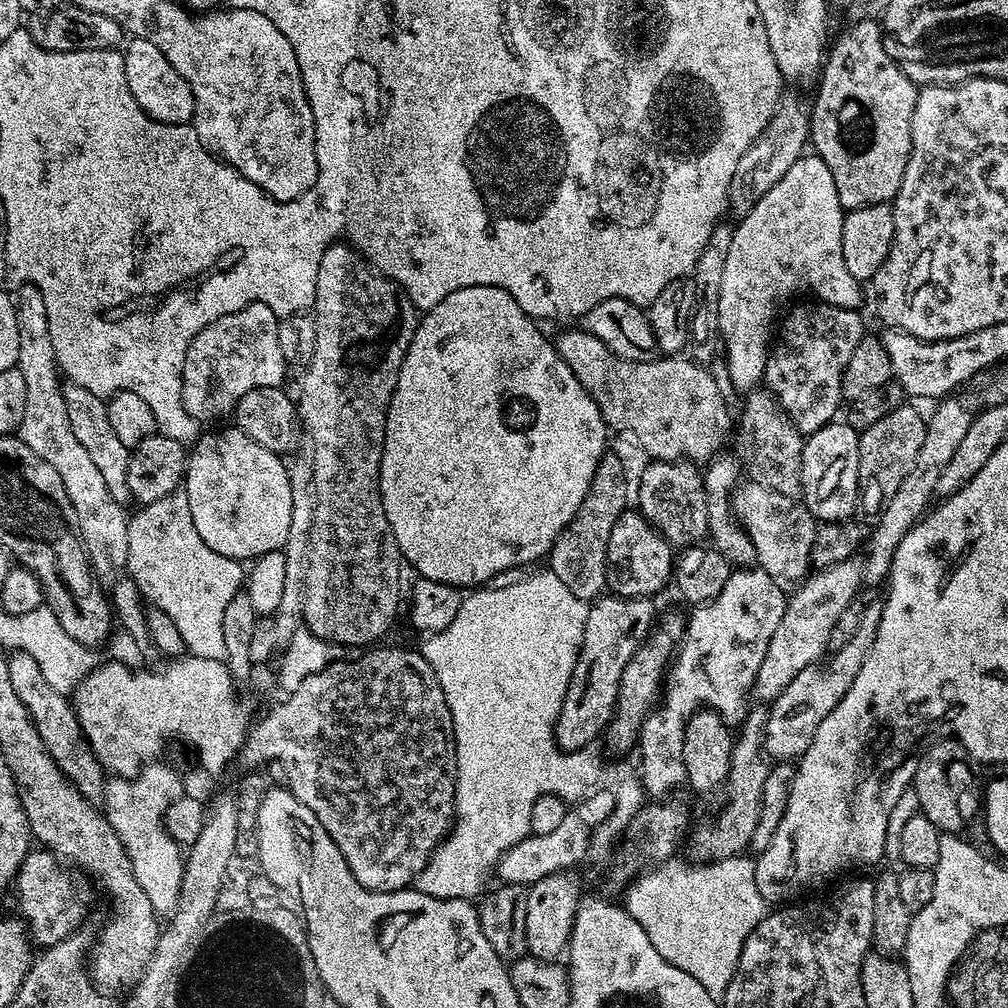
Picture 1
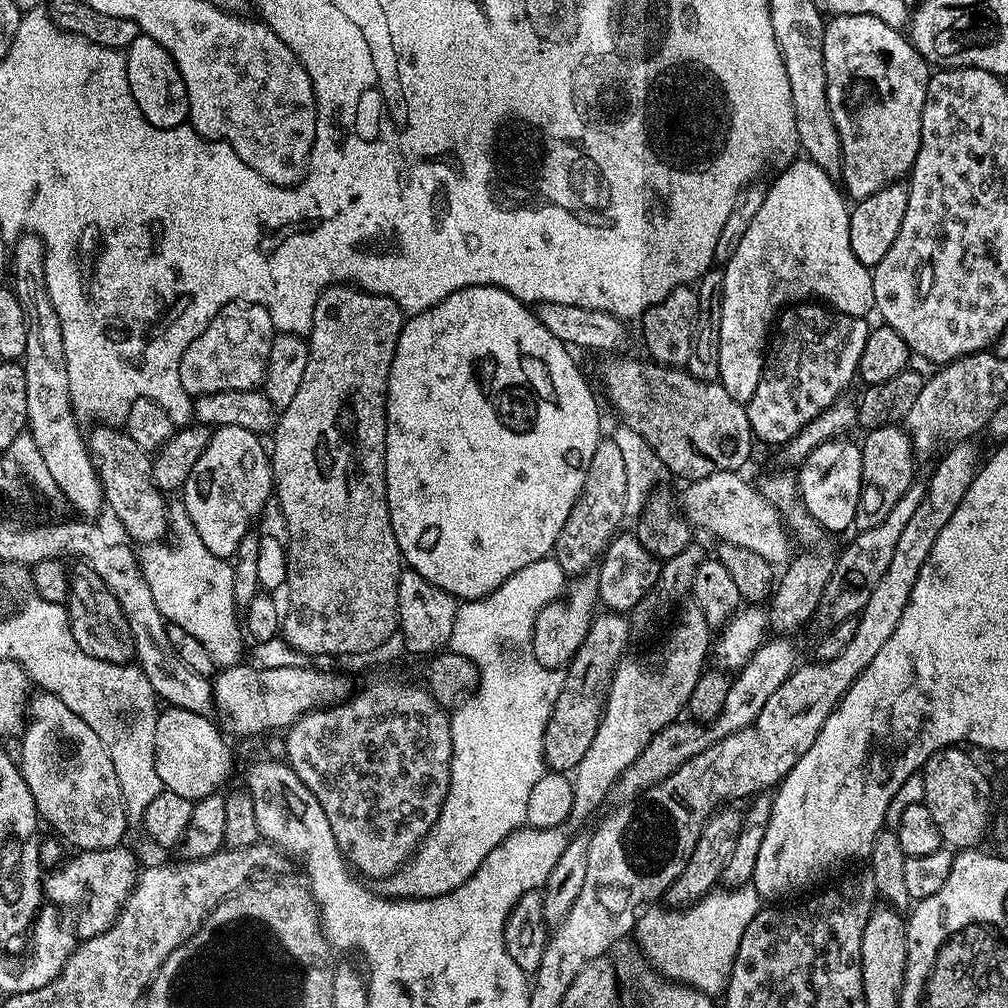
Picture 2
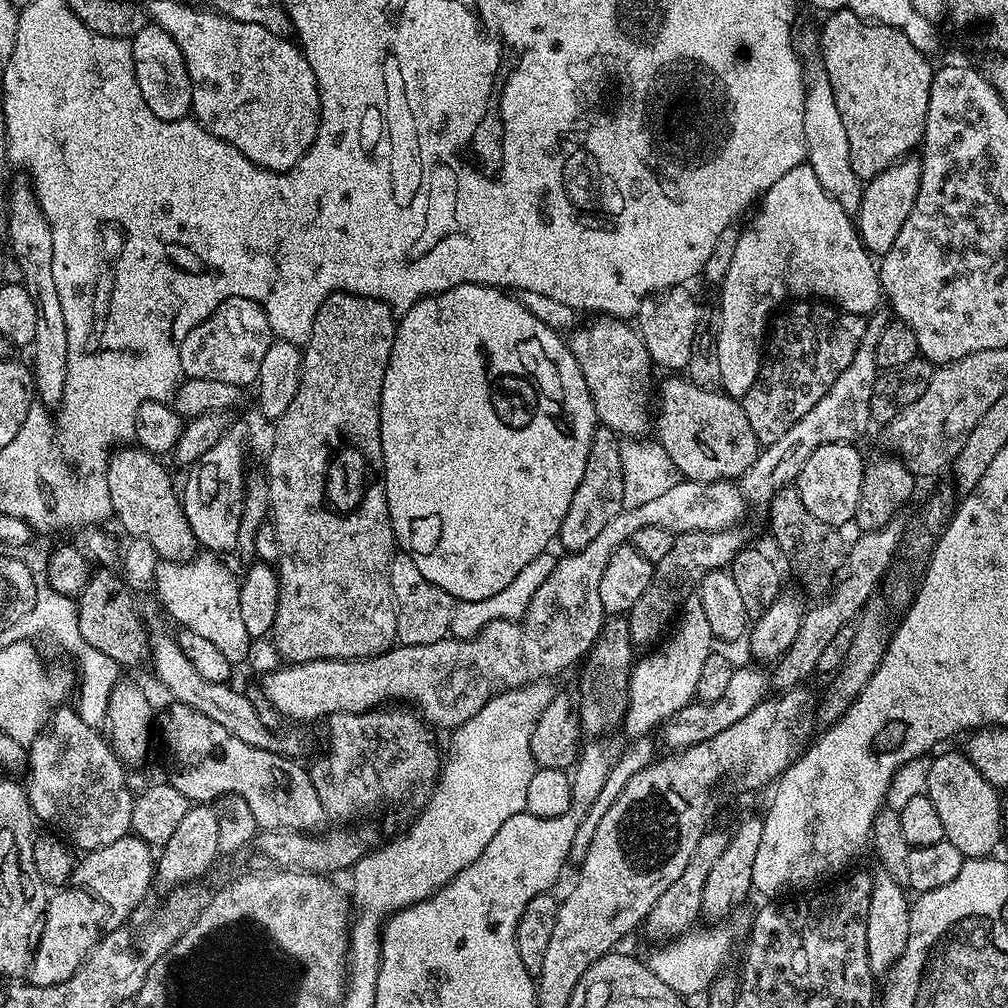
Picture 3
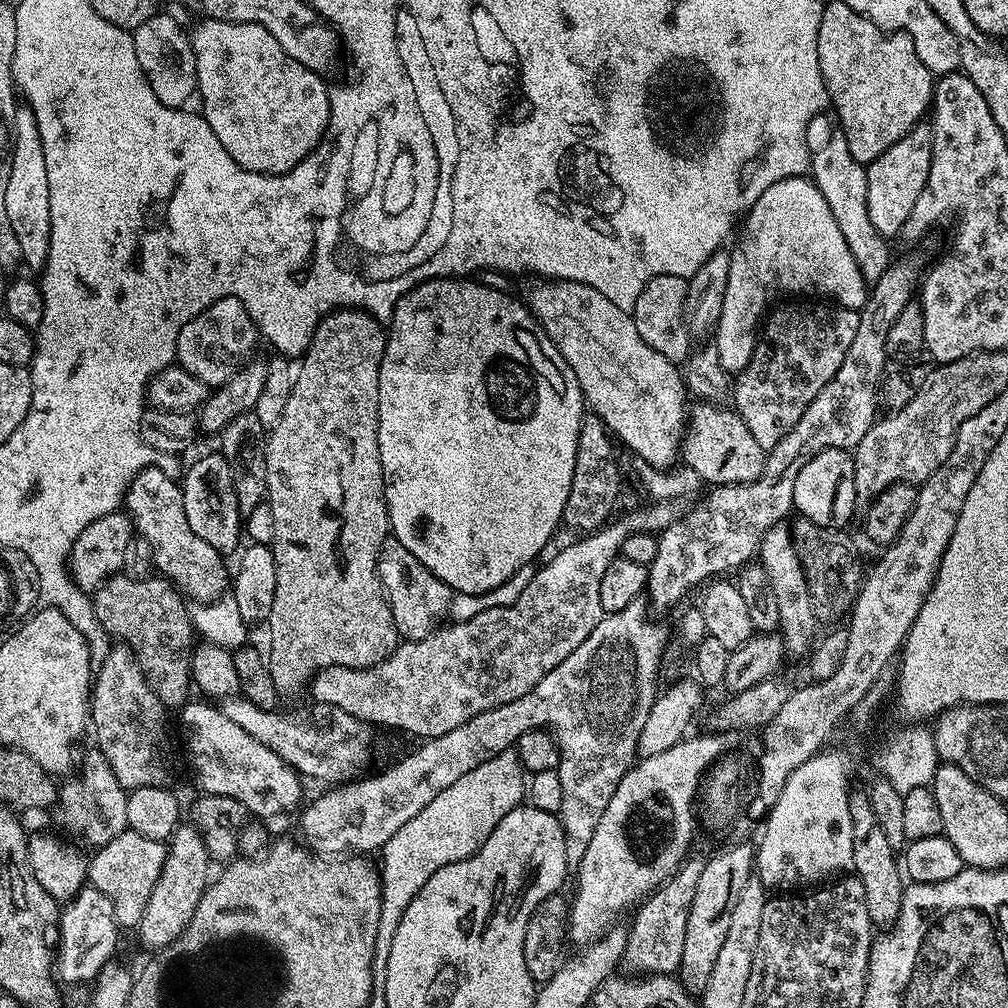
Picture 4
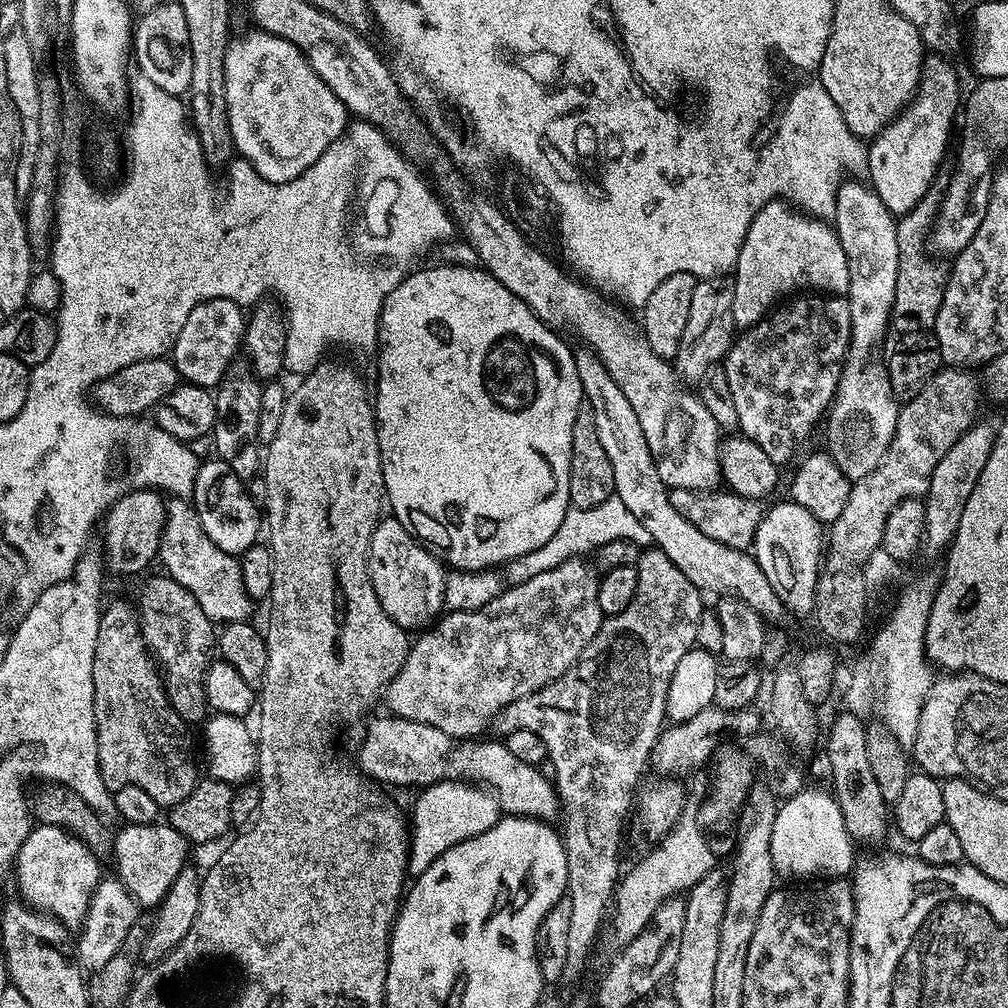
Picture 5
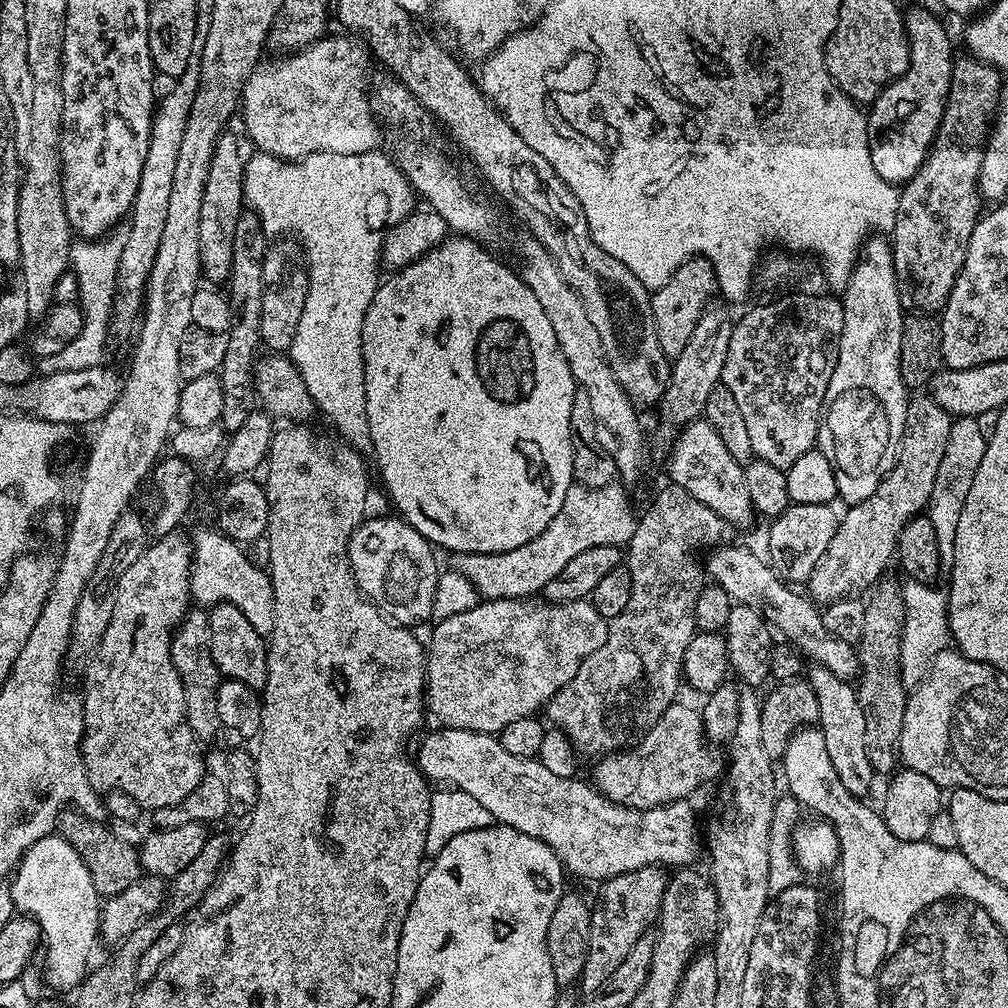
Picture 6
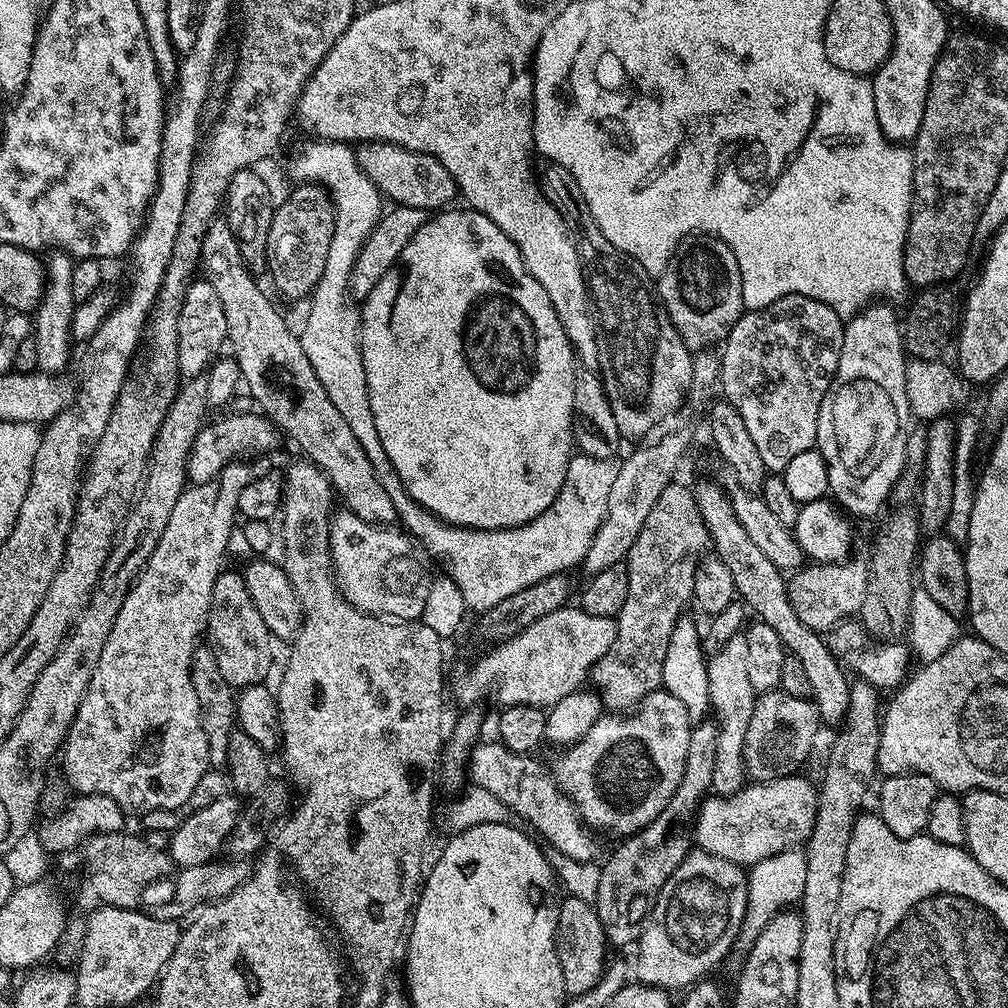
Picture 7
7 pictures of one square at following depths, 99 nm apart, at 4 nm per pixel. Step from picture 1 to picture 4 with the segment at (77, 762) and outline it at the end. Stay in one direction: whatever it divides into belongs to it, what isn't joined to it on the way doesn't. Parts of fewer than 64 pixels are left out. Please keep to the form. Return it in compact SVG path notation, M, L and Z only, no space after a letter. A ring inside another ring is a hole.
M90 748L82 758L80 772L64 784L61 783L54 808L61 826L72 835L84 840L92 848L110 842L128 828L126 822L127 789L121 786L117 776L97 748Z

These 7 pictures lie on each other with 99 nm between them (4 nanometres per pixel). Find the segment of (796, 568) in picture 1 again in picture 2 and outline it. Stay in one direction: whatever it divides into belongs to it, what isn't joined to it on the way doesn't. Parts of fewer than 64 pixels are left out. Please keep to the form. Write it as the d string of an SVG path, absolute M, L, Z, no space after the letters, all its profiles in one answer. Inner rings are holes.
M739 471L715 472L706 478L698 478L687 485L684 493L679 493L678 504L685 520L693 529L709 532L717 536L717 541L733 543L754 550L773 566L787 565L794 555L793 537L784 526L784 519L774 510L768 497L755 483L747 484Z

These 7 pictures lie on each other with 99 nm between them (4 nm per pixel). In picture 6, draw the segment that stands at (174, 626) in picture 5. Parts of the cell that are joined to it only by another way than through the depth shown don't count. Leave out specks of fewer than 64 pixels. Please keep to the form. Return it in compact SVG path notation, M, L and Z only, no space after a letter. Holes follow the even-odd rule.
M189 611L180 621L180 627L175 629L172 638L172 661L176 663L176 669L182 678L186 698L186 718L190 722L190 730L194 730L194 734L199 736L201 741L208 742L222 732L216 697L216 688L220 685L222 677L211 650L207 611Z

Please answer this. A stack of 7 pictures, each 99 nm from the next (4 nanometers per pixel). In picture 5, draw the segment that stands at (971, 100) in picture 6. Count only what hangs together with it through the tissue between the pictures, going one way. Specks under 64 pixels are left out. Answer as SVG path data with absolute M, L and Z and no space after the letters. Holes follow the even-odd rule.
M931 190L916 203L906 215L896 221L896 237L898 238L898 282L894 290L892 303L892 332L927 332L935 329L938 310L942 306L944 288L948 285L948 272L938 265L931 264L924 257L928 242L928 233L936 220L936 211L940 208L941 193Z

